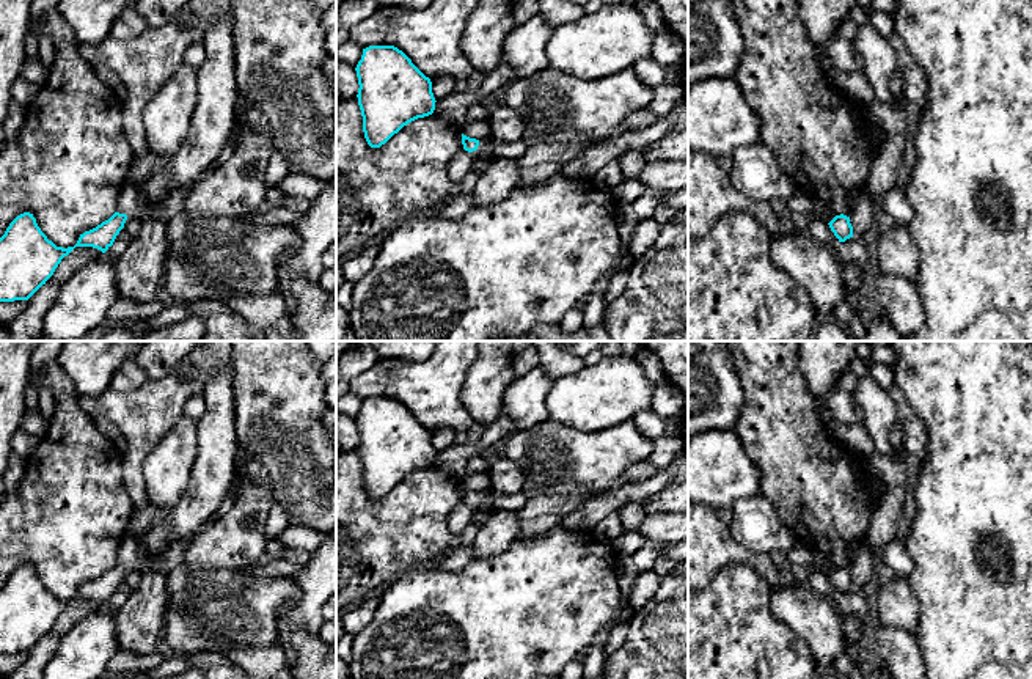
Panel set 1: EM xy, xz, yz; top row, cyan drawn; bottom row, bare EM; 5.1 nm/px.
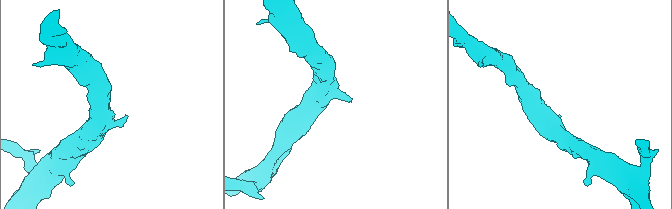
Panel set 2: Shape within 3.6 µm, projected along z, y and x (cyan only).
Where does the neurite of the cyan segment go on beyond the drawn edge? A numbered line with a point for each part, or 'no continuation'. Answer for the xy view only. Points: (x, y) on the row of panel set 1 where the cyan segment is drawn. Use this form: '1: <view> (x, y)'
1: xy (129, 203)

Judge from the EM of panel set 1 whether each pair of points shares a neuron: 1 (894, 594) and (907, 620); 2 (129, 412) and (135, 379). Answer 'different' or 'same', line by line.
1: same
2: different

